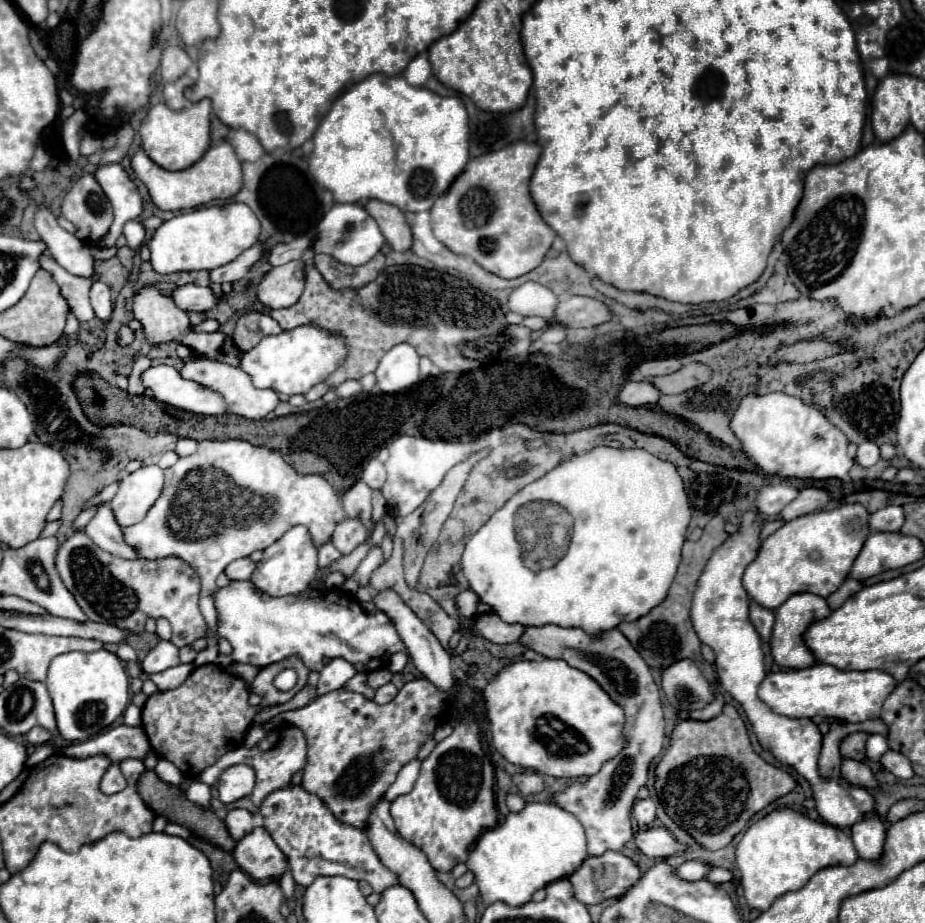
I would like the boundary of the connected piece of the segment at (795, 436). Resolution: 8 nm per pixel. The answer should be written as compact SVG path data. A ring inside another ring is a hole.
M768 393L768 395L746 395L738 407L738 411L732 417L730 427L734 429L736 437L742 441L742 447L748 455L748 459L758 465L760 477L764 481L770 479L844 479L854 465L854 461L848 457L848 439L846 435L826 419L822 411L818 411L814 405L804 403L800 397L790 397L786 393Z

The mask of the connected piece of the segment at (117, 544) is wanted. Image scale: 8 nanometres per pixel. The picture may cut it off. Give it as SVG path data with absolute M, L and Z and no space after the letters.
M108 503L98 505L96 515L86 525L86 533L100 549L104 549L108 553L114 553L114 555L126 557L126 559L136 559L138 557L138 553L134 549L130 549L130 545L126 545L122 541L120 525L116 523L116 517L114 517Z

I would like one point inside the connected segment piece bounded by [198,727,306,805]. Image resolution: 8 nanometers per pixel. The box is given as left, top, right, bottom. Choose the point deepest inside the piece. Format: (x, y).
(275, 760)

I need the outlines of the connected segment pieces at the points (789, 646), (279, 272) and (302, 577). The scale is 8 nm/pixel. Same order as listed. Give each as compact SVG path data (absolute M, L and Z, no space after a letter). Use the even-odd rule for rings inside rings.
M796 593L786 603L782 603L774 613L776 613L776 623L774 623L774 631L772 631L772 639L770 639L770 649L772 649L774 661L778 665L790 667L790 669L806 669L806 667L816 665L814 653L806 647L804 633L814 621L826 619L830 615L830 607L826 605L826 599L812 595L812 593Z
M290 261L286 265L272 267L262 281L256 285L256 299L260 305L270 309L292 307L304 291L304 269L302 261Z
M296 525L292 527L282 539L278 539L274 545L270 545L264 551L264 559L258 563L256 571L252 573L252 583L270 597L286 597L286 595L298 595L302 593L308 583L318 573L318 557L316 547L310 541L310 533L306 527Z

